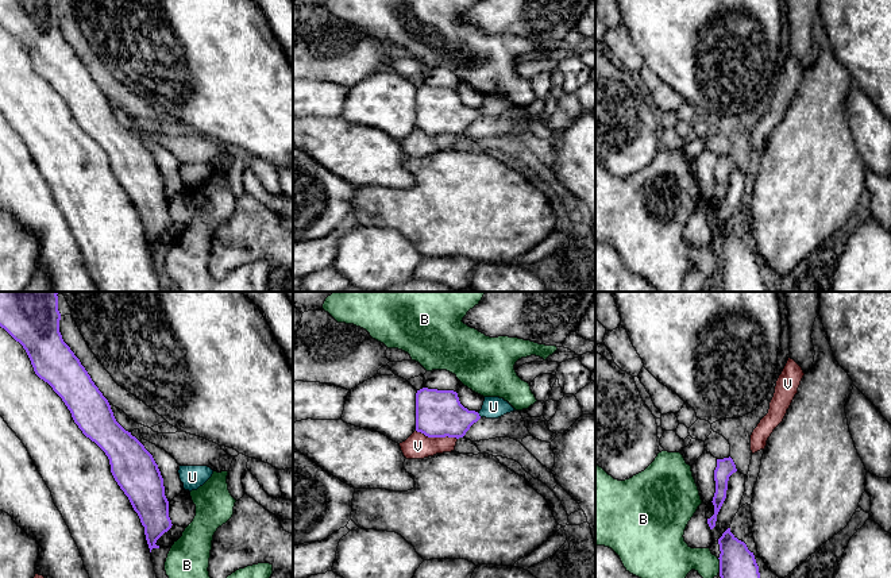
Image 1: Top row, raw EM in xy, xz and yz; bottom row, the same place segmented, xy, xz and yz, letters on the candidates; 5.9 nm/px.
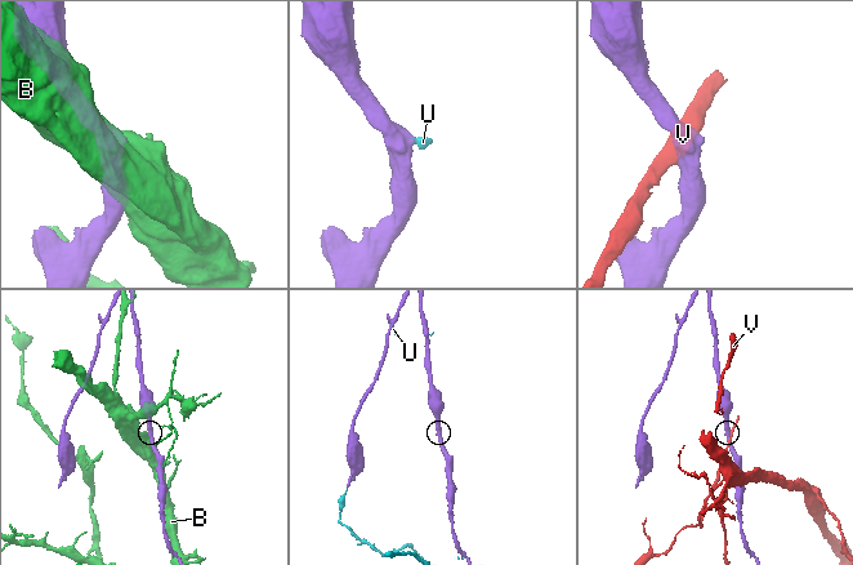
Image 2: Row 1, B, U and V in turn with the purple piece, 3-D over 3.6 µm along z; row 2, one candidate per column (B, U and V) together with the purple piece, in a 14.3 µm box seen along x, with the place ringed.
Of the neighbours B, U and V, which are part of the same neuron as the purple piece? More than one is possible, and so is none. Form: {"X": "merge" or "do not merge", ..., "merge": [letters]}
{"B": "do not merge", "U": "merge", "V": "do not merge", "merge": ["U"]}

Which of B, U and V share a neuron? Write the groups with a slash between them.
B / U / V

